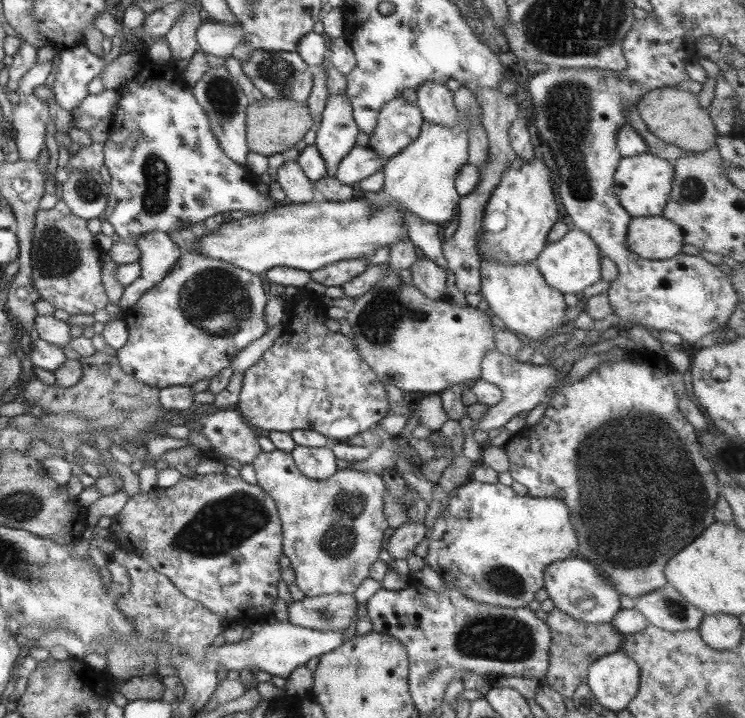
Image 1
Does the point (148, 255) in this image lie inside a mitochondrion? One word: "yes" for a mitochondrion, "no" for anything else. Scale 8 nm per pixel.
no

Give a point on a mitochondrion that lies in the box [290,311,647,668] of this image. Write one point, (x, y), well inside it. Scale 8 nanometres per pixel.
(504, 638)

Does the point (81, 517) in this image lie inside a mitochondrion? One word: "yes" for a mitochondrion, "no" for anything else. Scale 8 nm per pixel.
no

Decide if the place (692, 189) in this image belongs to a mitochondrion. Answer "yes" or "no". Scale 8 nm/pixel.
yes

